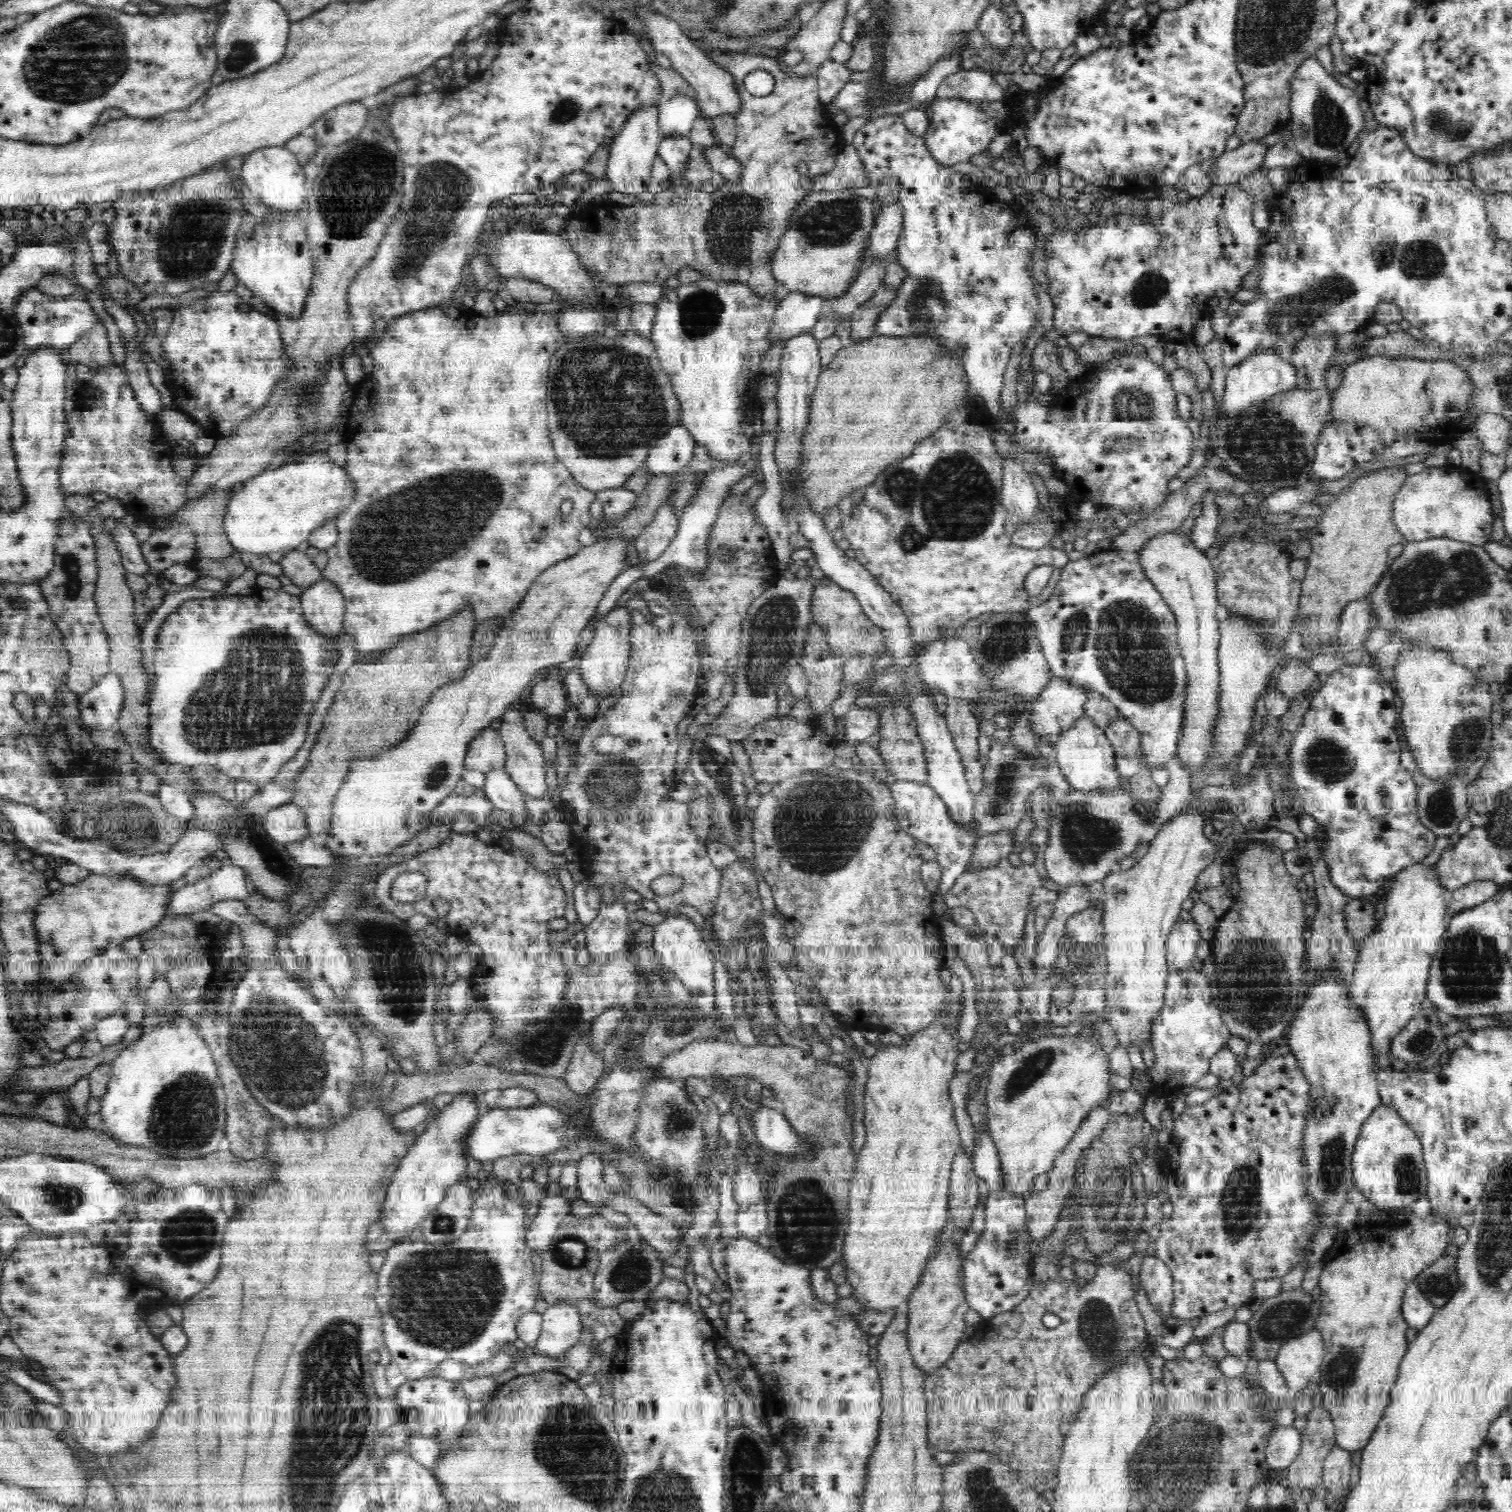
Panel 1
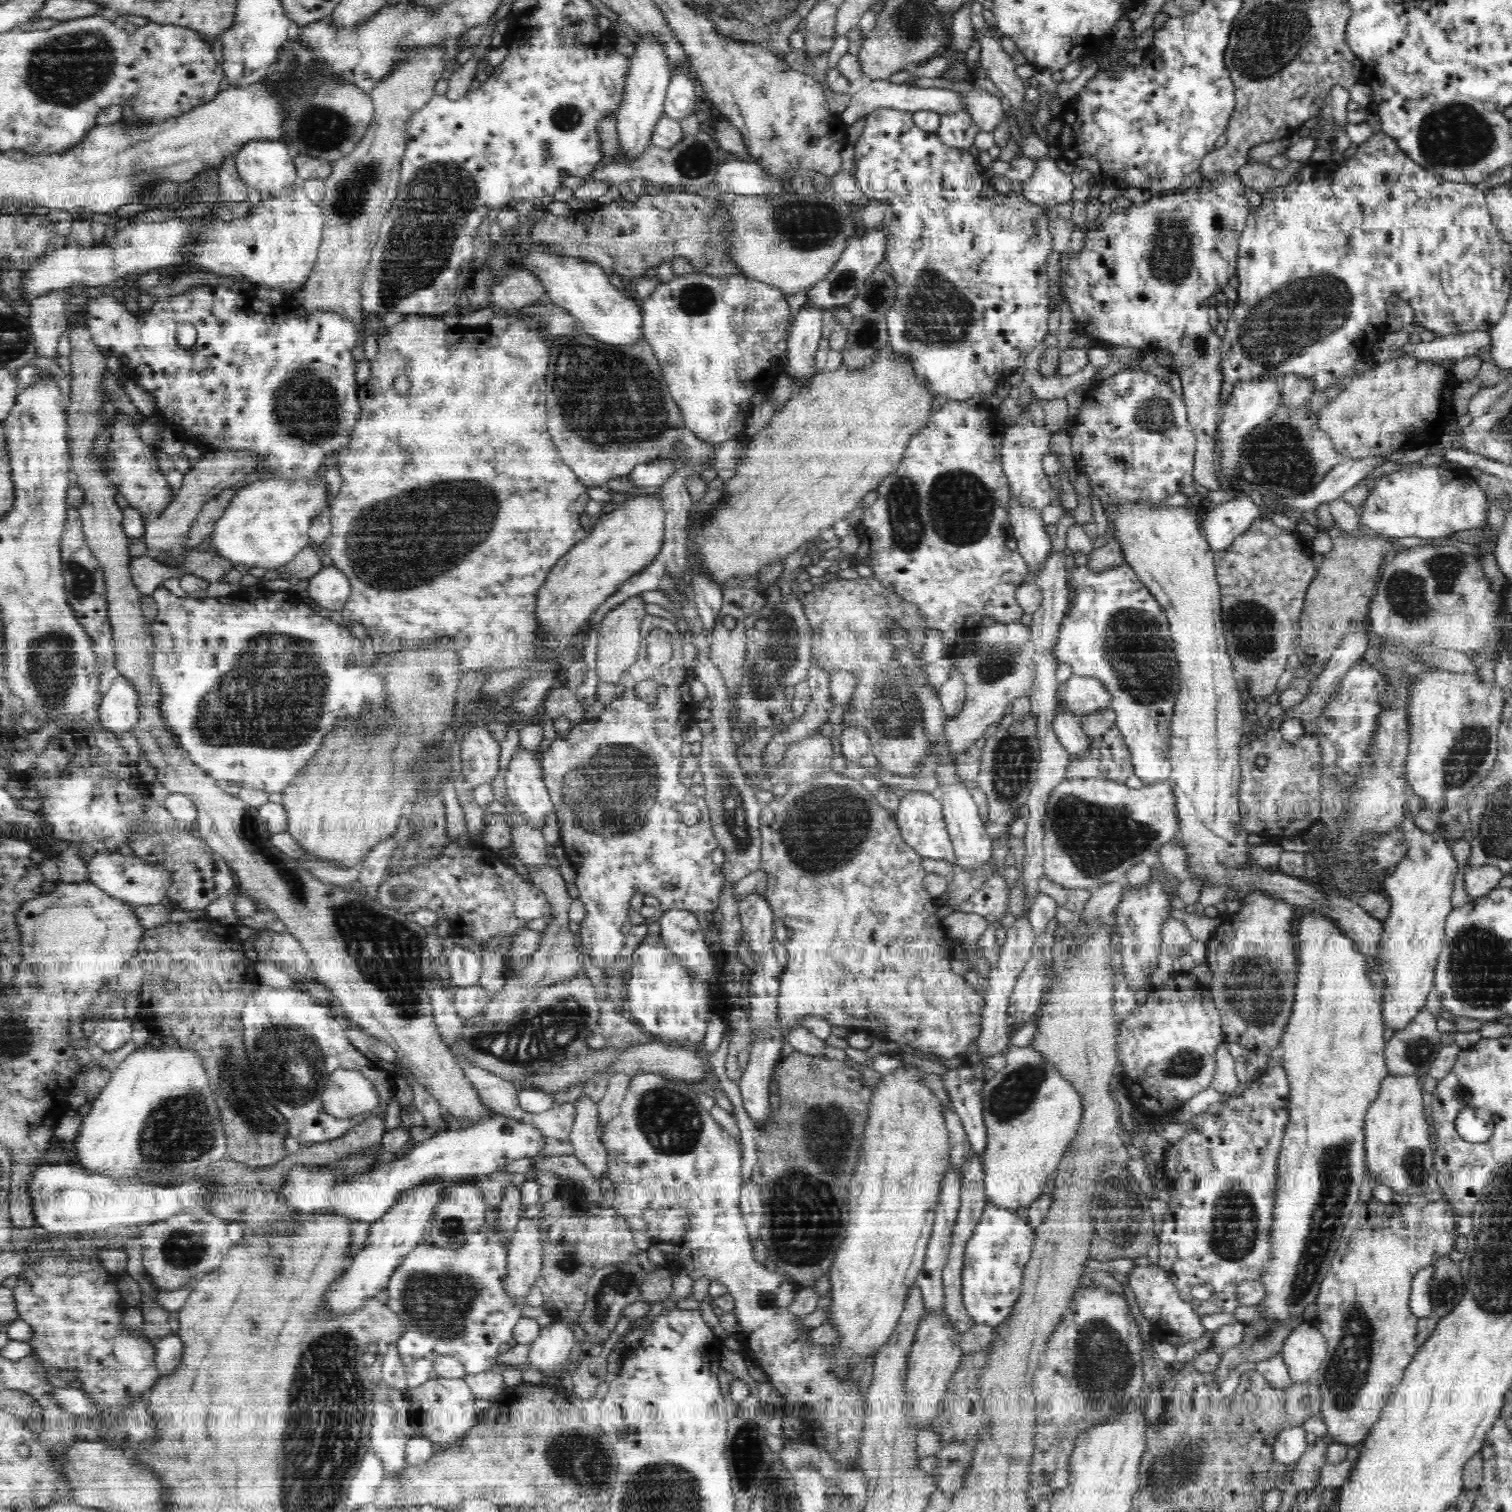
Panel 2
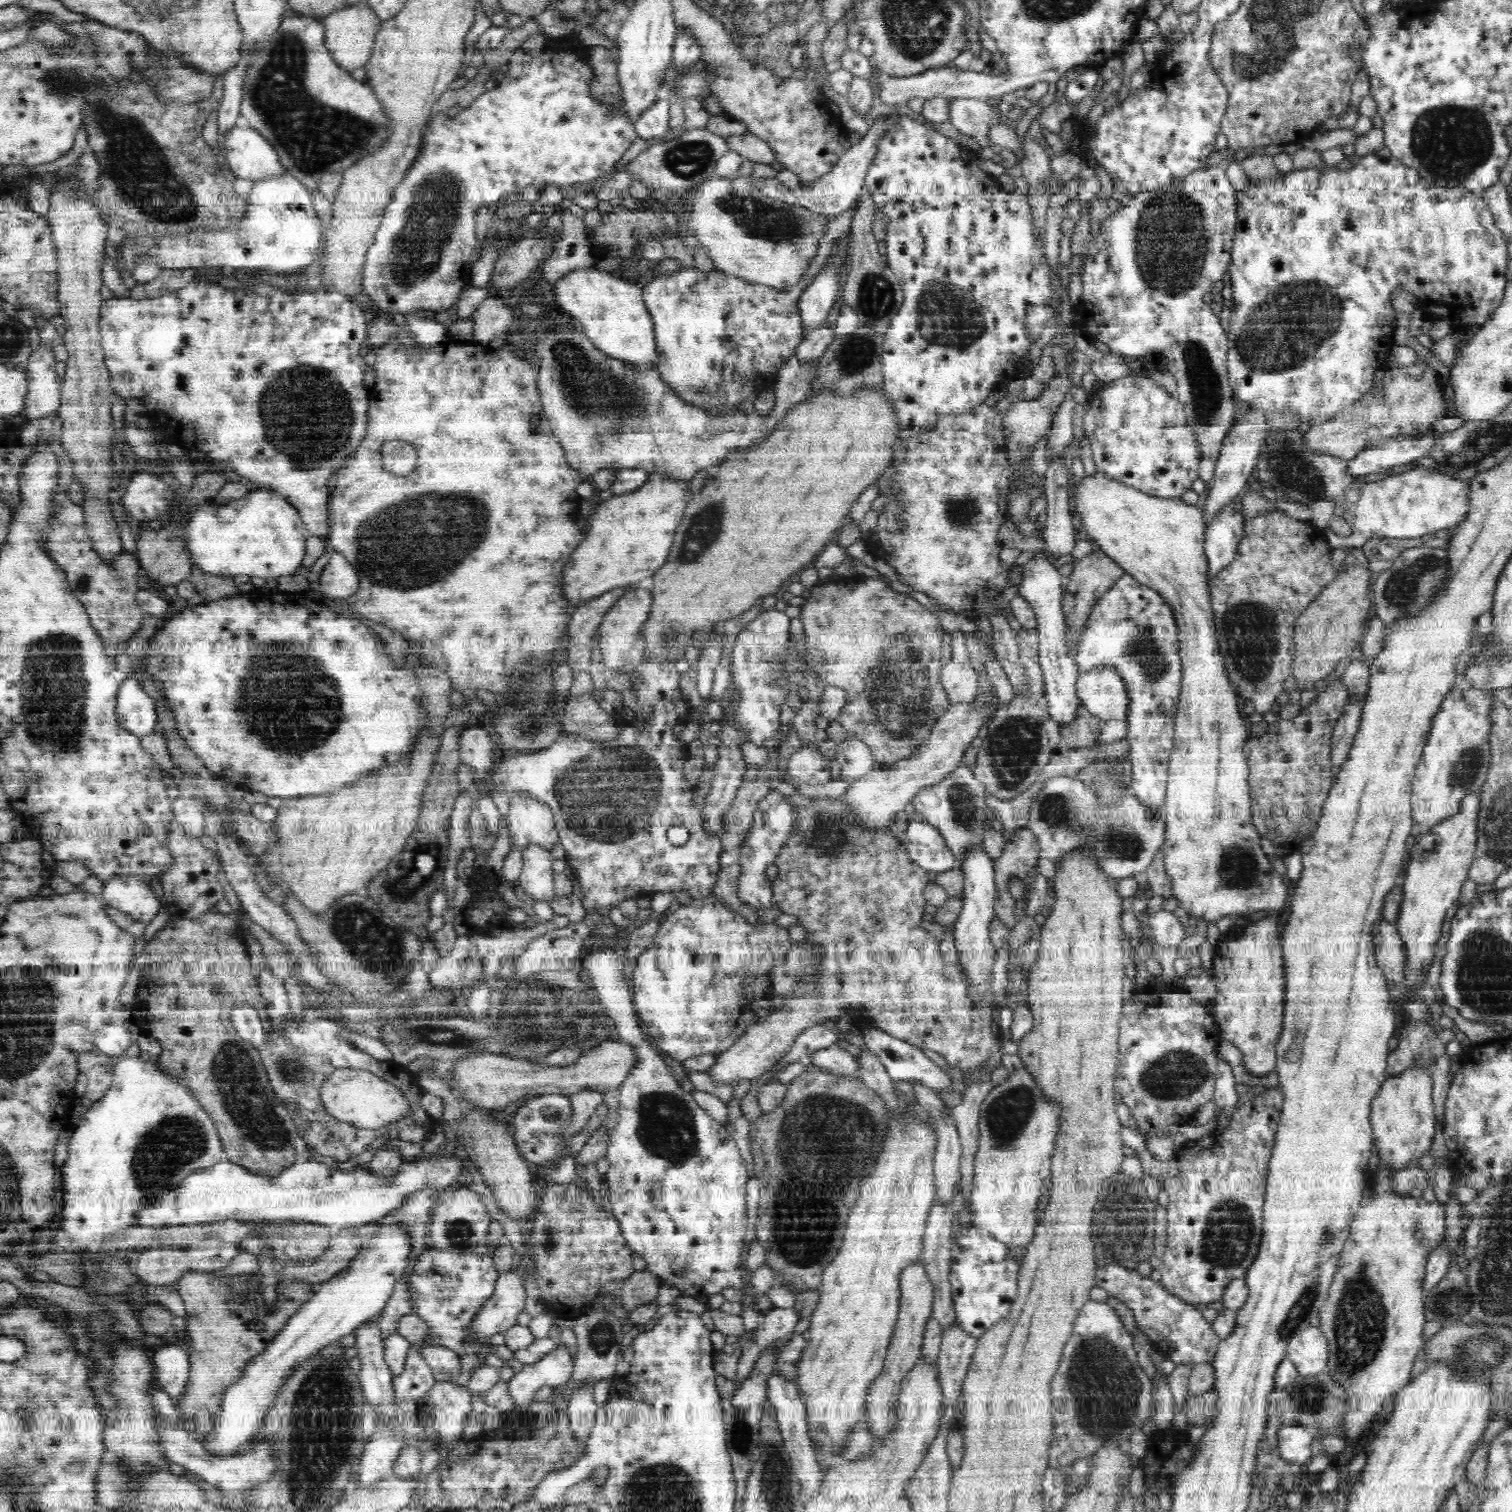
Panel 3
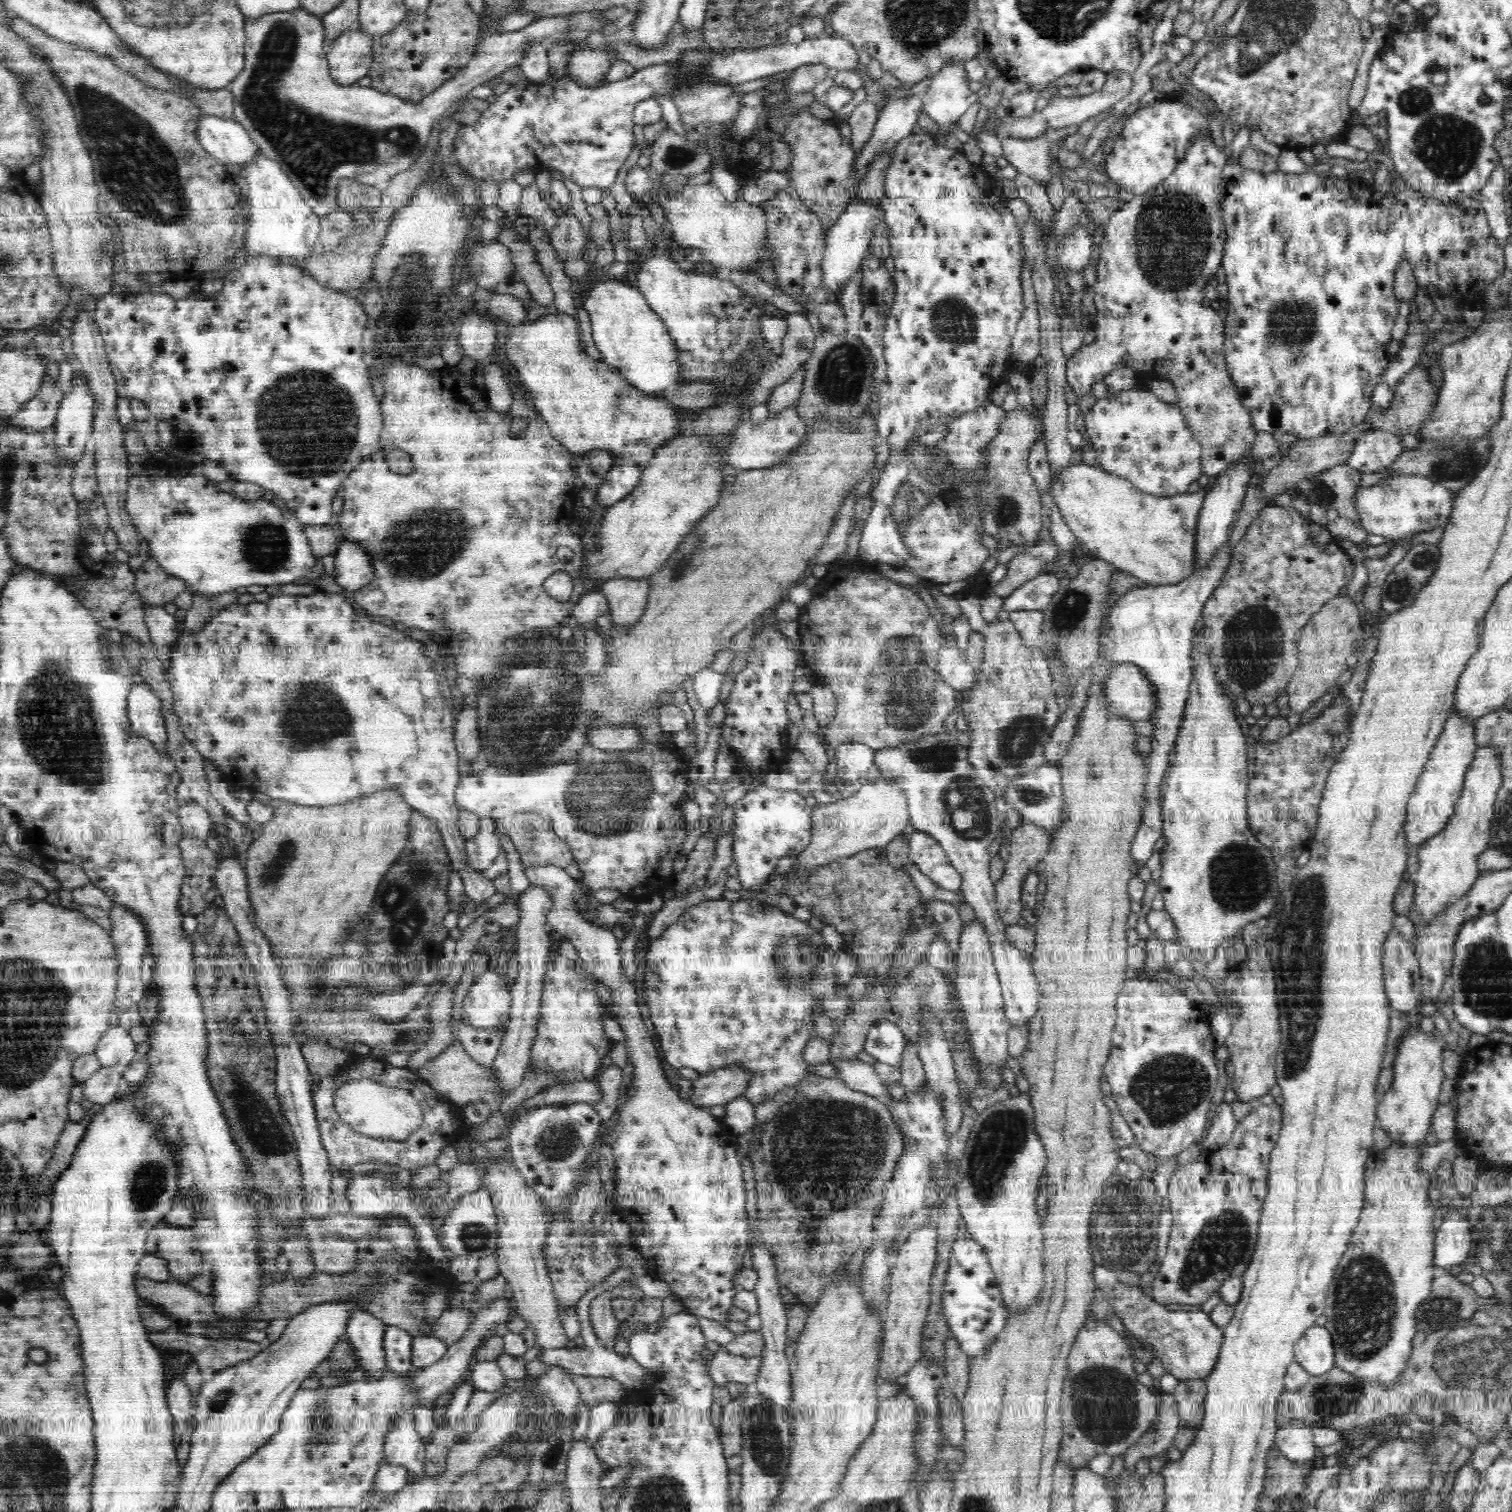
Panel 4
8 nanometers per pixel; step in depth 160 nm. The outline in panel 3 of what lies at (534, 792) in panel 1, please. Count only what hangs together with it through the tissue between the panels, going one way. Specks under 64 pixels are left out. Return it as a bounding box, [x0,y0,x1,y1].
[507,791,559,851]

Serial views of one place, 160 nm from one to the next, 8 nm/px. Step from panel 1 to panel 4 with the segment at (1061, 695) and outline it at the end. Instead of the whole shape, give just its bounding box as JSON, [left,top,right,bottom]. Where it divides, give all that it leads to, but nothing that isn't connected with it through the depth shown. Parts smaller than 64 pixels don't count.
[1100,663,1154,720]

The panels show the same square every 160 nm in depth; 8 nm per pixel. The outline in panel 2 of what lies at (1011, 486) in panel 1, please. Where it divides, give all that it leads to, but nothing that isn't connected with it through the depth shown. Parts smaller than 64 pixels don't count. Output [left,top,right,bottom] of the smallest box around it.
[1008,496,1052,572]

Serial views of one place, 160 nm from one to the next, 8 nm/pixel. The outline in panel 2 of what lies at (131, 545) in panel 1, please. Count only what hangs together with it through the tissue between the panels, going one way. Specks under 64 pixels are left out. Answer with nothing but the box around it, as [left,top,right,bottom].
[130,555,178,596]

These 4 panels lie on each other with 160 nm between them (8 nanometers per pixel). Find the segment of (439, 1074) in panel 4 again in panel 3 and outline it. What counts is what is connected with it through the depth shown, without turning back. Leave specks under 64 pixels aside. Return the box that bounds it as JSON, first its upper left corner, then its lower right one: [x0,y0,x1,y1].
[452,1037,640,1110]

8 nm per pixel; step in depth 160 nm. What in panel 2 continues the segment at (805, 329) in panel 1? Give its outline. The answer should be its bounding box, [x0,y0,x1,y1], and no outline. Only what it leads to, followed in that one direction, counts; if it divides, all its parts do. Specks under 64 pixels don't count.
[806,226,888,309]

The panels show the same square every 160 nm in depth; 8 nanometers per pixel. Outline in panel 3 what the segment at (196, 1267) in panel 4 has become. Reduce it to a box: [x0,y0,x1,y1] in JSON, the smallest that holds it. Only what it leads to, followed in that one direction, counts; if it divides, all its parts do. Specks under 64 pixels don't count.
[174,1271,314,1436]

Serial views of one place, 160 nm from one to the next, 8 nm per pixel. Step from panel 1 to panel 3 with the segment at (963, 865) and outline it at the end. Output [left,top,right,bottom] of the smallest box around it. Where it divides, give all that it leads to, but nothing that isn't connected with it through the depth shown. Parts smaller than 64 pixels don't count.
[902,811,960,874]

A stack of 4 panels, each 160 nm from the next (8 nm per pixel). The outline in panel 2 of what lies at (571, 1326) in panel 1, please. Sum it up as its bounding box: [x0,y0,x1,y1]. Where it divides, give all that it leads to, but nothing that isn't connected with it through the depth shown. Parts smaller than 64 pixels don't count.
[527,1319,578,1375]

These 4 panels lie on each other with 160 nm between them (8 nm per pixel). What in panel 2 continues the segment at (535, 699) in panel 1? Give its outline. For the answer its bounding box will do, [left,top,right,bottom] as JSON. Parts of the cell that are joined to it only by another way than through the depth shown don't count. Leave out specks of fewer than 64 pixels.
[541,685,587,725]

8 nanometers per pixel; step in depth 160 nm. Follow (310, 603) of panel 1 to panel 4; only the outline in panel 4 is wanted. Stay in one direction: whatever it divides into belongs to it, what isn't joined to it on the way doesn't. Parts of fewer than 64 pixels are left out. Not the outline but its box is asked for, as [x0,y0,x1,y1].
[333,541,373,594]

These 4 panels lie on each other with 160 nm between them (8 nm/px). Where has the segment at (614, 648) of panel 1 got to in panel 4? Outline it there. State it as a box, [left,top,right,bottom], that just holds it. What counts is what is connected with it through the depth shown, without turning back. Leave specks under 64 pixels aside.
[599,578,650,626]

